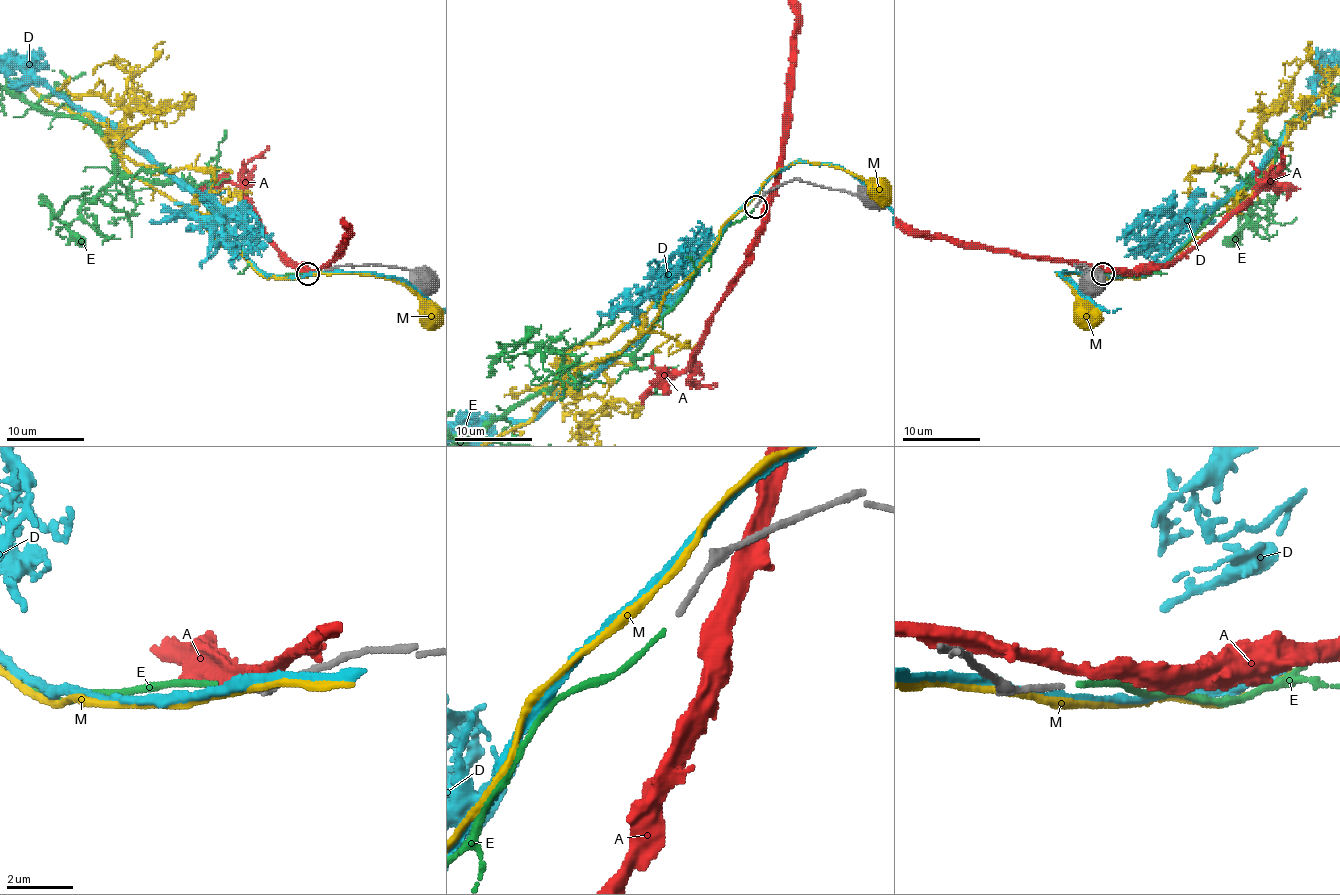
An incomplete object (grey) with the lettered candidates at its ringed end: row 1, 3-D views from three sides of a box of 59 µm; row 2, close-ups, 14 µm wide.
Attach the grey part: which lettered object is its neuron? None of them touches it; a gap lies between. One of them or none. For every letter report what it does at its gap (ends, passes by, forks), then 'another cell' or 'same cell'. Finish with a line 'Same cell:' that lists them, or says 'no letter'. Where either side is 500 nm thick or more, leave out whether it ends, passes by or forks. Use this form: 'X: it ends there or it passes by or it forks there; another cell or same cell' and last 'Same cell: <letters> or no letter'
A: it passes by; another cell
D: it passes by; another cell
E: it ends there; same cell
M: it passes by; another cell
Same cell: E

